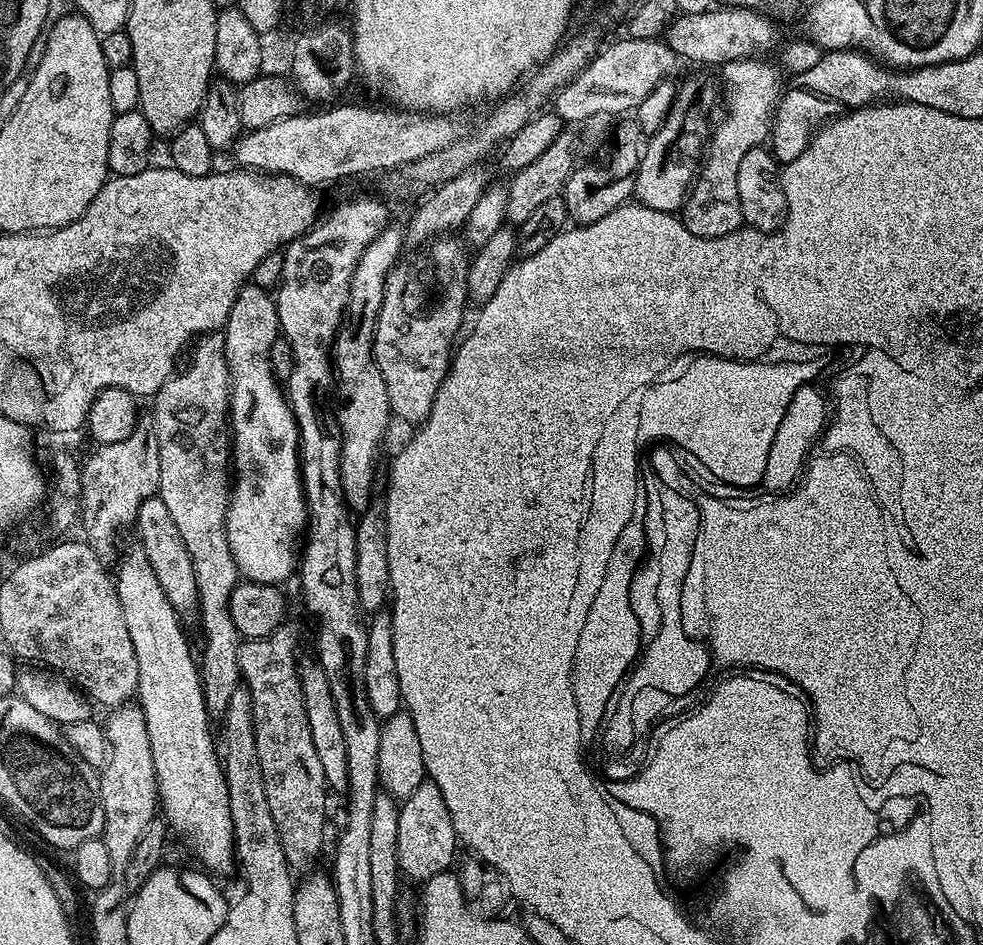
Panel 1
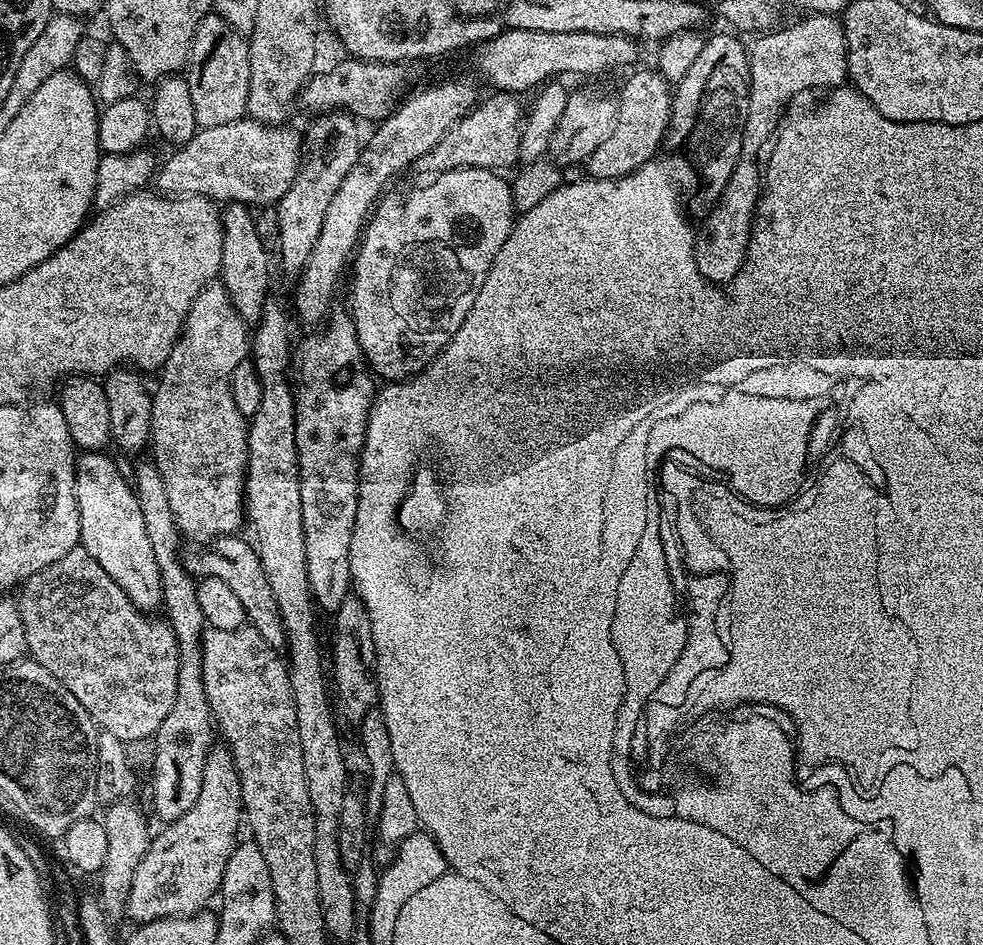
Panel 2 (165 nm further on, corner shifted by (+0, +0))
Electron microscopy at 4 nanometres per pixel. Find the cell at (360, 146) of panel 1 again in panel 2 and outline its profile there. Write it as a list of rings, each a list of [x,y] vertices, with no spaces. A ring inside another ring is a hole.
[[[245,118],[242,120],[235,120],[234,122],[226,123],[225,126],[214,126],[197,129],[197,132],[186,144],[181,144],[175,149],[176,152],[172,157],[169,158],[165,164],[161,163],[159,165],[158,171],[154,176],[154,188],[157,193],[163,194],[165,196],[171,196],[173,198],[178,196],[205,196],[208,199],[212,199],[217,202],[229,202],[229,203],[240,203],[247,204],[249,206],[263,206],[263,205],[273,205],[279,203],[279,200],[293,184],[293,178],[297,174],[297,170],[300,168],[300,161],[302,159],[302,138],[298,132],[294,132],[292,129],[288,128],[287,125],[269,125],[260,124],[258,121]]]

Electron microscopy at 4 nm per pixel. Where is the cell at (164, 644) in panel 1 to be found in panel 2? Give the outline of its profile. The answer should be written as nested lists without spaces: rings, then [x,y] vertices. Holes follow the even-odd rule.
[[[107,451],[85,452],[79,453],[76,462],[76,497],[78,498],[78,518],[80,519],[80,543],[79,547],[86,550],[86,554],[90,554],[90,558],[94,558],[94,562],[98,562],[98,566],[102,566],[102,570],[106,570],[106,574],[110,574],[110,578],[114,578],[114,582],[118,582],[118,586],[122,586],[122,594],[126,594],[126,598],[130,598],[130,602],[134,602],[134,606],[139,608],[145,614],[152,614],[163,605],[162,598],[162,578],[158,574],[158,562],[154,559],[154,549],[150,547],[150,537],[146,534],[146,525],[142,519],[142,509],[138,506],[138,498],[136,497],[136,489],[126,477],[120,473],[120,468],[114,461],[108,457]]]

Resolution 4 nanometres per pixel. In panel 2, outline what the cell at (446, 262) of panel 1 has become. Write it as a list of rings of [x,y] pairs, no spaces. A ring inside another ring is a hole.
[[[455,168],[449,172],[437,172],[429,179],[432,180],[429,184],[420,184],[417,188],[410,189],[409,192],[389,191],[372,209],[364,225],[354,259],[350,264],[350,274],[352,270],[350,311],[356,337],[362,346],[364,356],[369,362],[371,371],[381,381],[399,382],[411,380],[413,376],[417,376],[448,345],[448,340],[456,333],[458,326],[462,326],[466,314],[470,314],[470,306],[474,306],[474,298],[478,298],[478,290],[482,290],[482,282],[502,246],[502,242],[506,242],[506,238],[512,232],[514,217],[518,212],[515,202],[512,200],[511,183],[507,179],[504,181],[500,176],[503,175],[499,171],[490,168]]]

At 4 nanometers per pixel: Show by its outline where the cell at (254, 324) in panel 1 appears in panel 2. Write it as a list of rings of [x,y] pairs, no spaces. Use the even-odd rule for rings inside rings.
[[[229,203],[223,209],[224,233],[222,234],[222,283],[230,294],[234,308],[246,322],[259,321],[262,306],[270,294],[268,283],[272,272],[268,269],[269,245],[258,236],[253,220],[254,212],[247,204]],[[228,208],[228,209],[227,209]]]

